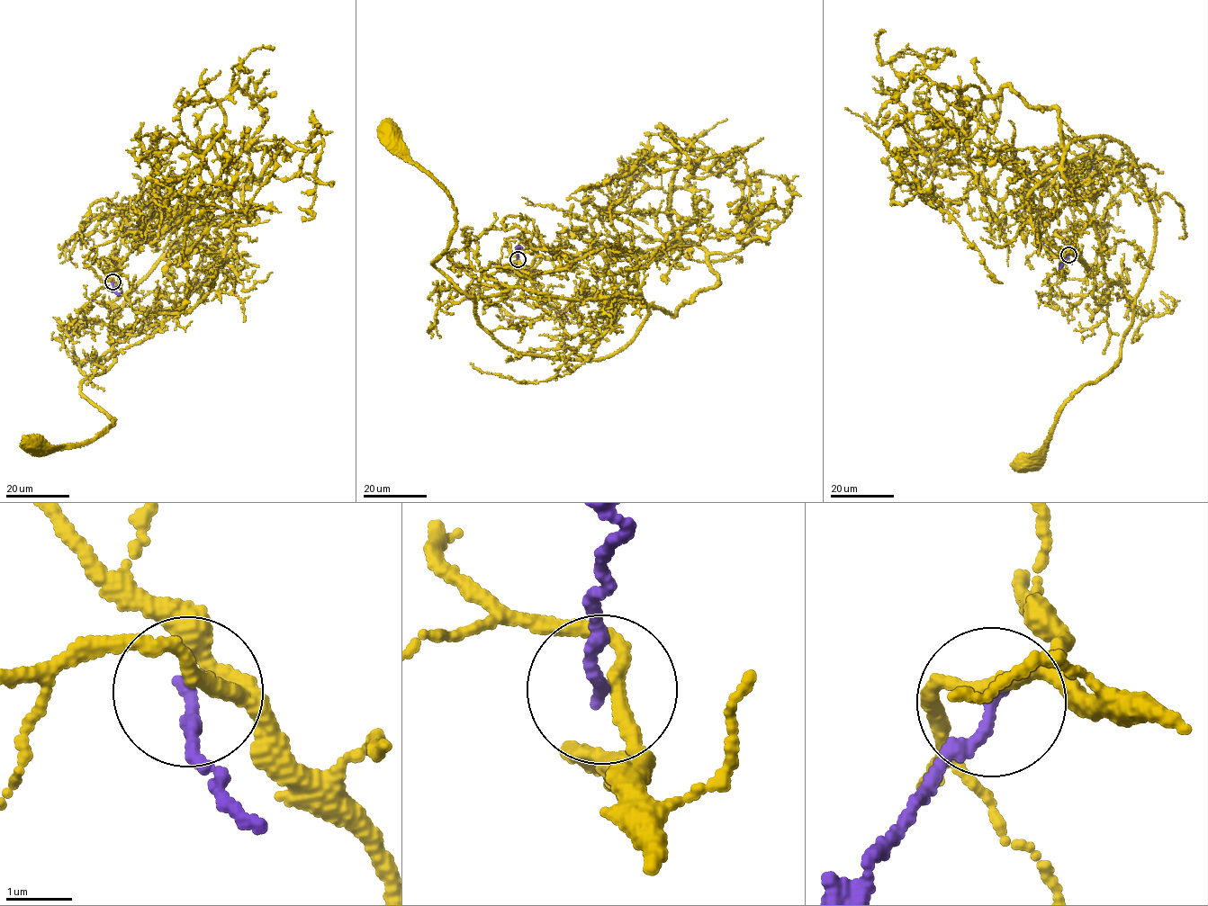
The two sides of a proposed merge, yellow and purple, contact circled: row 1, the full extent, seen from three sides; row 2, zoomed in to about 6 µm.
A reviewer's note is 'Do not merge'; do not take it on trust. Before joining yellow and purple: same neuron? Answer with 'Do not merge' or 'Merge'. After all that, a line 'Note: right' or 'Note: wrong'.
Do not merge
Note: right

